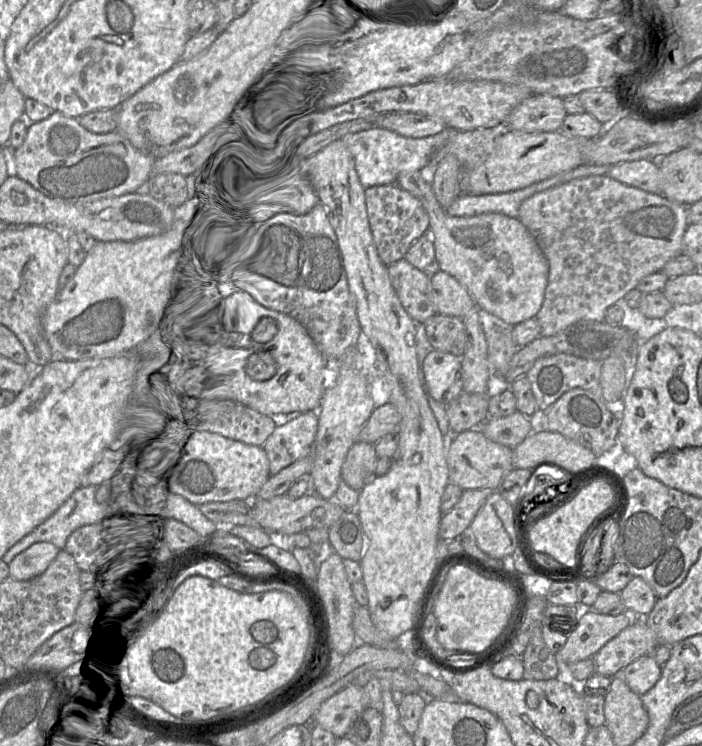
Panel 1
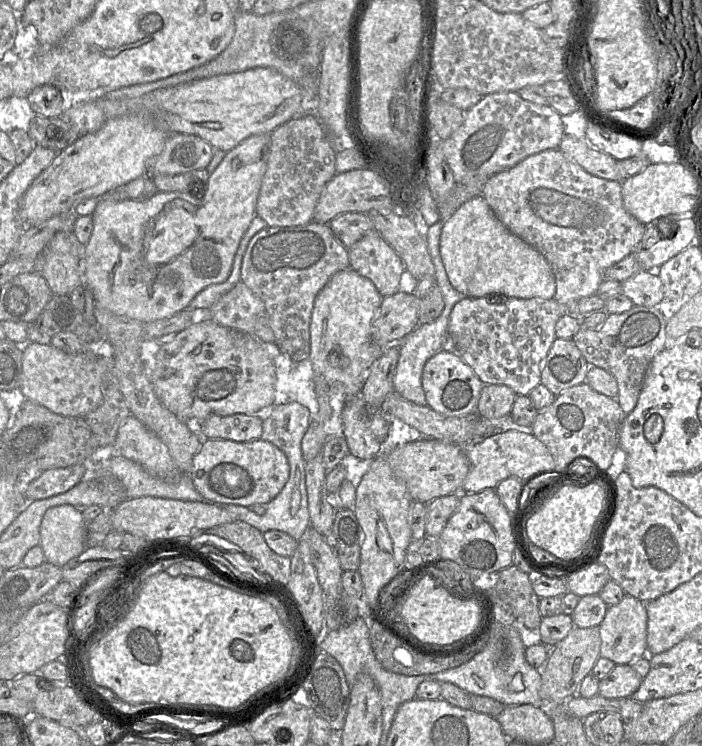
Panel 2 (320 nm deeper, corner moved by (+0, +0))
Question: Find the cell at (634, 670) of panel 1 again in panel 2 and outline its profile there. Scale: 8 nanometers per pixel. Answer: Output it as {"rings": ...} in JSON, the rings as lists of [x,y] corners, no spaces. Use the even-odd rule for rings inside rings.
{"rings":[[[630,664],[616,665],[599,681],[598,695],[608,699],[629,698],[638,690],[642,679]]]}

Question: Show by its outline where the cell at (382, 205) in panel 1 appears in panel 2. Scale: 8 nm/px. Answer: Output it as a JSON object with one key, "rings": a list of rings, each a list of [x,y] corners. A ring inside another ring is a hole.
{"rings":[[[357,212],[338,215],[330,221],[329,226],[337,239],[348,249],[365,235],[375,231],[368,214]]]}

